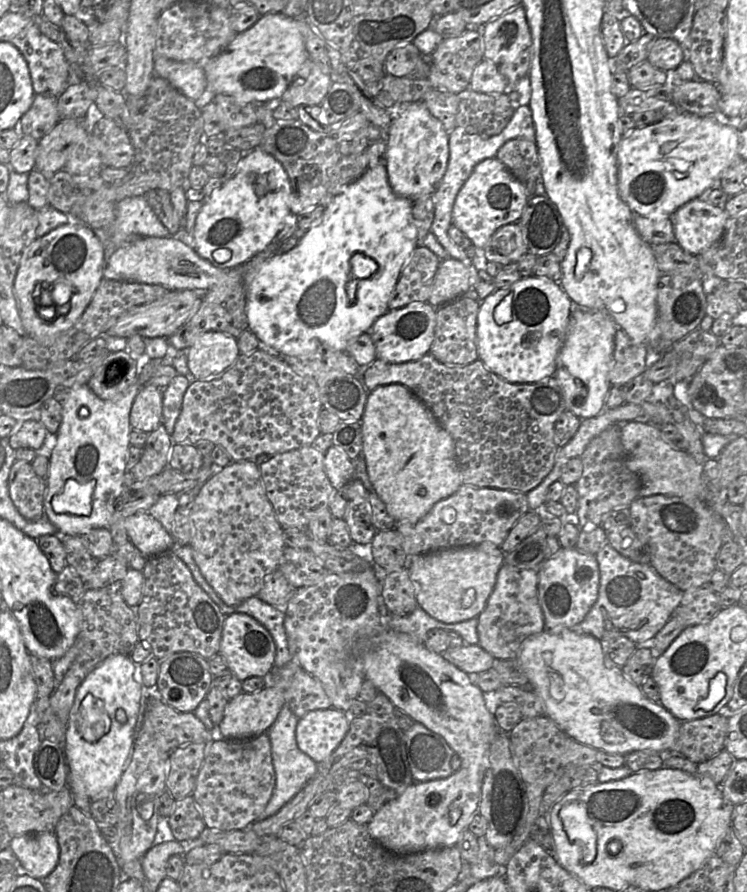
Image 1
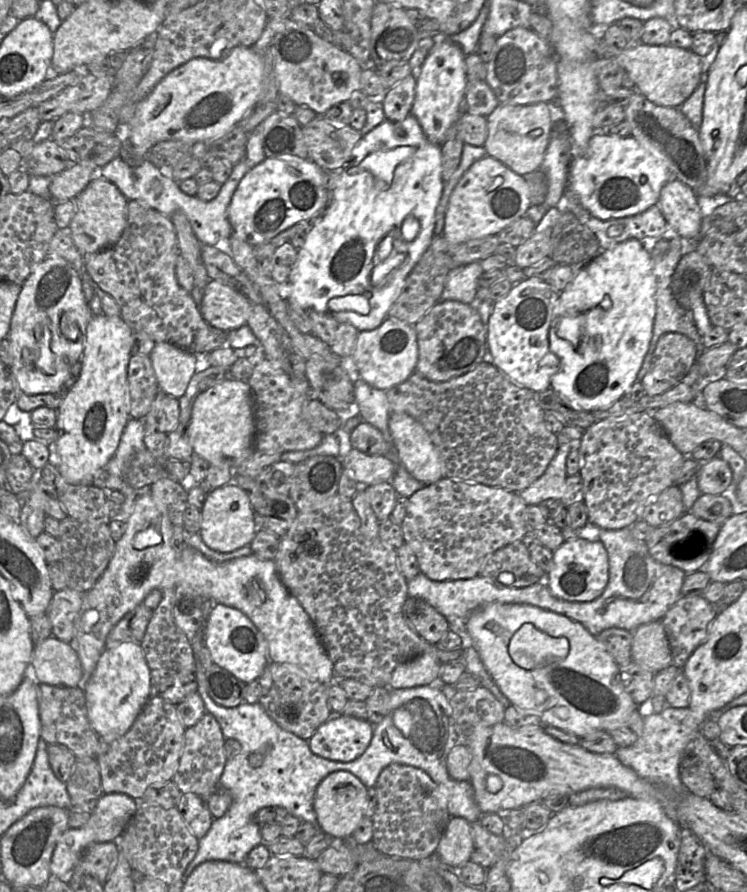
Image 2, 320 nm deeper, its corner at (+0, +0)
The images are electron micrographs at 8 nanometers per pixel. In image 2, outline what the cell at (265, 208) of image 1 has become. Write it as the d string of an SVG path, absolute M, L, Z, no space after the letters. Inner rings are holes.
M298 156L266 157L259 164L251 166L233 193L228 208L228 219L233 232L255 247L269 242L282 231L301 221L322 215L330 202L327 182L327 171L310 159Z

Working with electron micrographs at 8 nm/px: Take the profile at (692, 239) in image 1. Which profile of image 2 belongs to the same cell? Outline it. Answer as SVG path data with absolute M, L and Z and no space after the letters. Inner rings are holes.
M672 178L662 187L658 206L669 225L687 239L699 236L703 214L694 190Z

